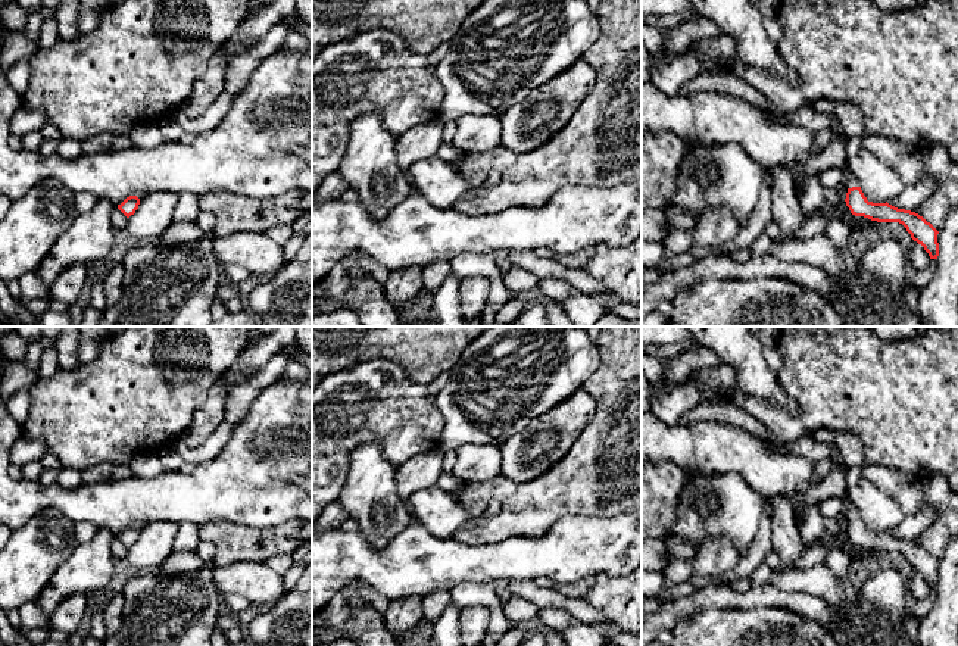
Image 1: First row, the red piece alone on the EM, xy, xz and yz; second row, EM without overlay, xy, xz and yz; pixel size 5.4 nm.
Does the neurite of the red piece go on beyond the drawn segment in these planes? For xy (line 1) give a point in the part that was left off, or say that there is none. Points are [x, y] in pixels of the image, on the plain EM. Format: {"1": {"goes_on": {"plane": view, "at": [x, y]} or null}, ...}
{"1": {"goes_on": null}}

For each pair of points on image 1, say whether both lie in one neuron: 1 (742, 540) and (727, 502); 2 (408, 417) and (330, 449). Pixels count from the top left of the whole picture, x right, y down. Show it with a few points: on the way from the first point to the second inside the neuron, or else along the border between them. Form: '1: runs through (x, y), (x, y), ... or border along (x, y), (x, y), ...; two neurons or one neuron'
1: runs through (742, 531), (733, 511); one neuron
2: runs through (387, 417), (358, 417), (346, 428); one neuron

